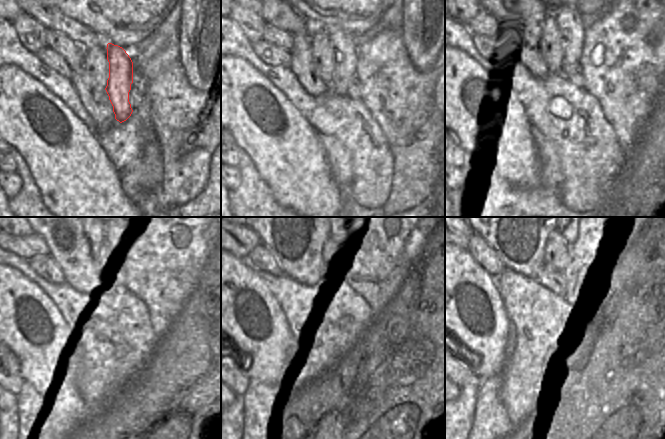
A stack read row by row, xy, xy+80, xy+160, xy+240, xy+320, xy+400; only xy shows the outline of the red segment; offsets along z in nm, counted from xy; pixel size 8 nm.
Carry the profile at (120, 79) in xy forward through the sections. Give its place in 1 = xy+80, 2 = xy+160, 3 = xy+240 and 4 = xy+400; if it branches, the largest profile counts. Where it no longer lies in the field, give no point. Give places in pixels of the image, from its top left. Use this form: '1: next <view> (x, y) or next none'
1: next xy+80 (345, 45)
2: next xy+160 (569, 23)
3: next xy+240 (109, 237)
4: next xy+400 (570, 237)

